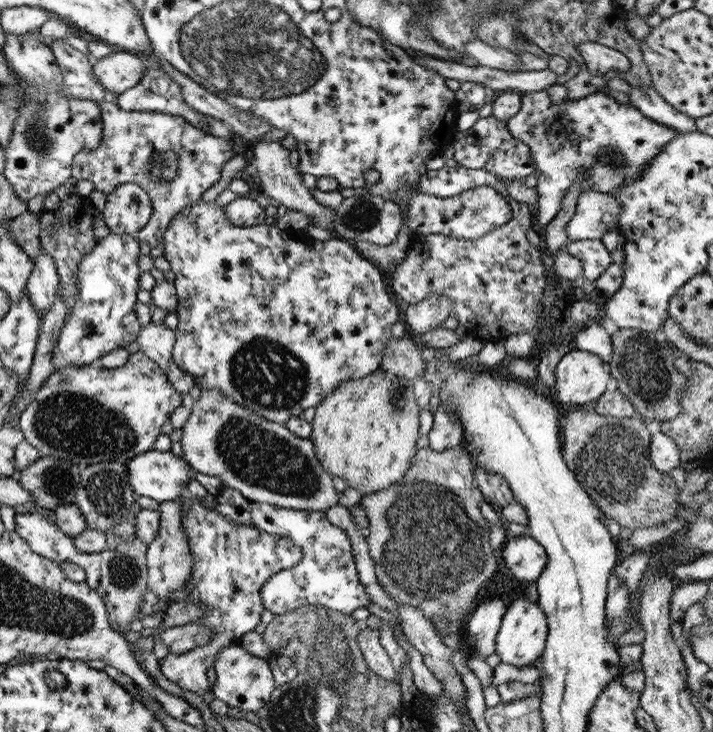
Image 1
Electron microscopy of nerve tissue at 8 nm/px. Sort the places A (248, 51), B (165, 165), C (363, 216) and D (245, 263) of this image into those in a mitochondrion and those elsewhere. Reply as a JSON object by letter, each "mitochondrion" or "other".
{"A":"mitochondrion","B":"mitochondrion","C":"mitochondrion","D":"other"}

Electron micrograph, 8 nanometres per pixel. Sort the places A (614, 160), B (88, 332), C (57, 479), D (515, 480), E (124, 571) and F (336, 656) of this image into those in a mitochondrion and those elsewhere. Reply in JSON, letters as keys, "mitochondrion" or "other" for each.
{"A":"mitochondrion","B":"mitochondrion","C":"mitochondrion","D":"other","E":"mitochondrion","F":"mitochondrion"}

